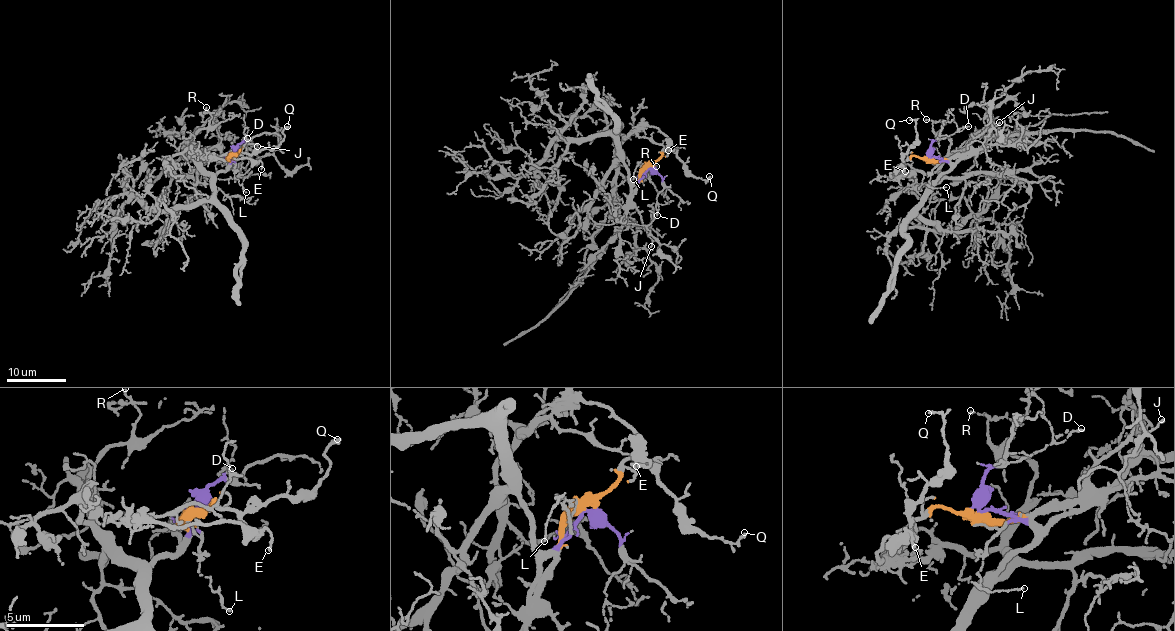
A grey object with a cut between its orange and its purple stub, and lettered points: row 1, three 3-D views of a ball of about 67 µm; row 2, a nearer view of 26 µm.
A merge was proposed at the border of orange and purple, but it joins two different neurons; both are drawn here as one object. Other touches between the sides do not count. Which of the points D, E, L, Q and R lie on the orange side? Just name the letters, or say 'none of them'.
E, Q

